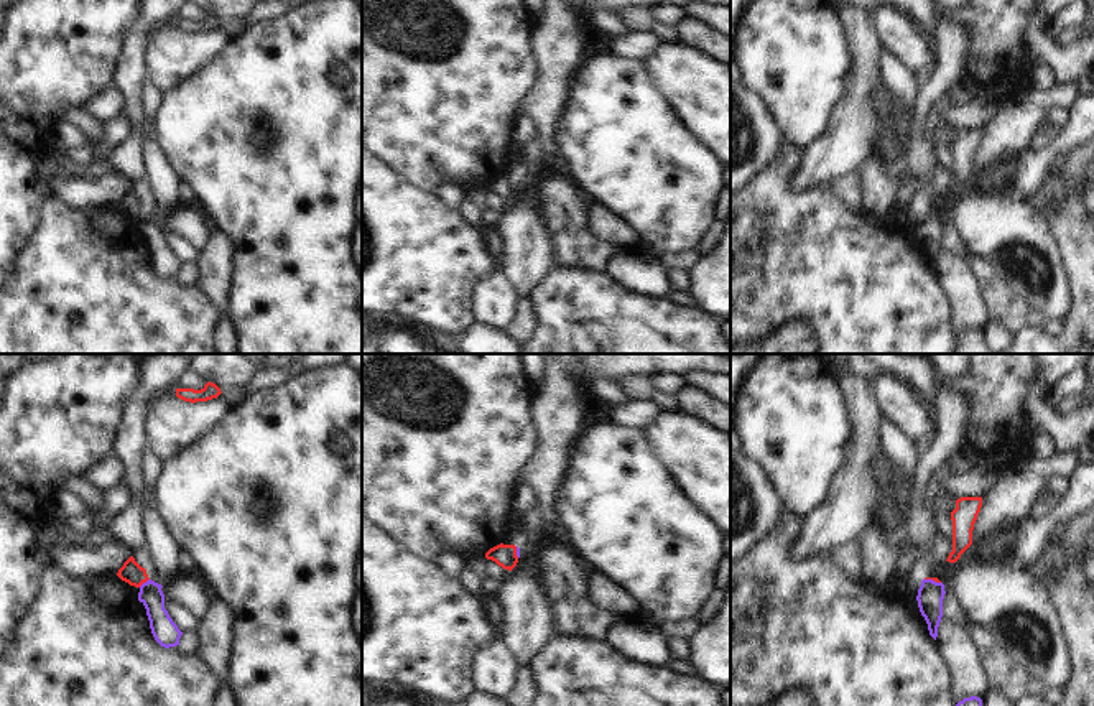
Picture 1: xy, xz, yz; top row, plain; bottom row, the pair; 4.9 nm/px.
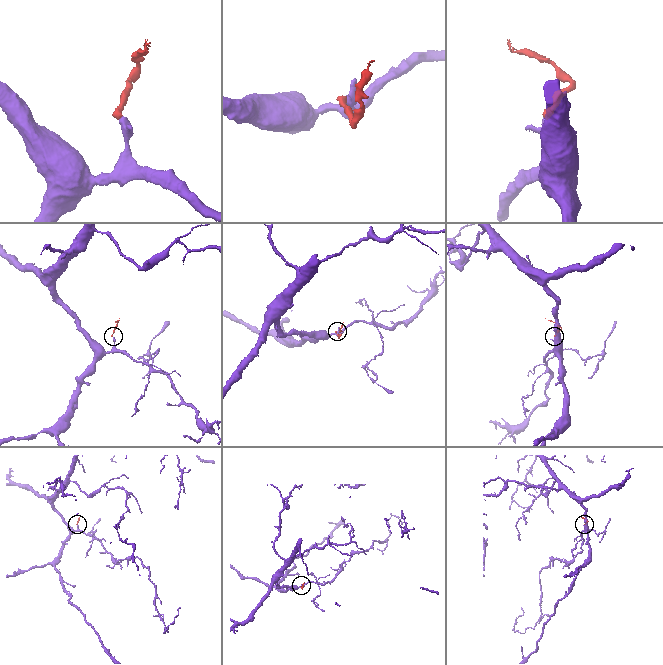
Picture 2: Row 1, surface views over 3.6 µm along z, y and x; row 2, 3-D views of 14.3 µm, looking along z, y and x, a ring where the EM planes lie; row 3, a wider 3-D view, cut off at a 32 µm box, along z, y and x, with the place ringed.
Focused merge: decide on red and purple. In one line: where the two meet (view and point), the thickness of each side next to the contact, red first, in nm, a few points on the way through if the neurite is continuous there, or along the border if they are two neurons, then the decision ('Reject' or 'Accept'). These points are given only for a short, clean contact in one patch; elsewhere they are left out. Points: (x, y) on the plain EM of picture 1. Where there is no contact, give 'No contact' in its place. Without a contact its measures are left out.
Touches red at xy (143, 213). Thickness 110 nm (red) against 120 nm. Boundary: xy (148, 209), (139, 218). Reject.

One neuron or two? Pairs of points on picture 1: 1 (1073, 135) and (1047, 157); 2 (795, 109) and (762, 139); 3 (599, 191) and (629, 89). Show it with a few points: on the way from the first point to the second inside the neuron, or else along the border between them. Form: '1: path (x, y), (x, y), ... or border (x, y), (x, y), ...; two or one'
1: path (1066, 140), (1053, 150); one
2: border (755, 92), (780, 130); two
3: path (611, 167), (619, 155), (619, 114); one

